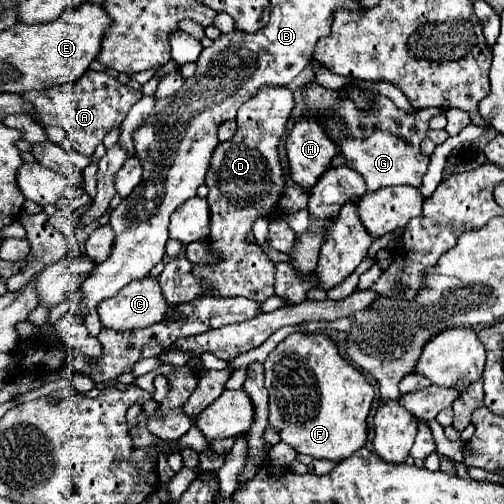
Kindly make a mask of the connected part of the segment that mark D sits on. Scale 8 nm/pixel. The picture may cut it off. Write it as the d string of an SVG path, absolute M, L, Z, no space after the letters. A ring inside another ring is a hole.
M263 86L259 92L239 108L237 112L237 132L231 140L221 142L215 148L215 154L211 158L211 168L207 172L207 186L209 186L209 208L211 208L211 248L221 256L221 262L215 266L193 266L195 276L203 282L211 282L213 290L209 296L245 296L245 298L264 302L269 296L273 296L273 280L275 280L275 264L267 258L267 254L261 250L259 244L247 244L245 234L253 228L253 222L257 218L269 218L271 208L279 202L285 180L283 180L283 168L279 162L279 140L285 132L287 118L293 108L293 92L287 86Z

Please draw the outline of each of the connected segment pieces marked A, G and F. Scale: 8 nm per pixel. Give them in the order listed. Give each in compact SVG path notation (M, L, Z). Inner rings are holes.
M85 72L77 82L23 94L23 98L35 106L39 122L45 126L61 124L67 132L67 138L71 140L71 150L83 156L93 154L95 146L105 138L111 128L125 120L125 114L141 96L141 90L131 90L129 86L123 86L117 78L107 76L105 72Z
M315 82L307 88L309 112L317 114L327 134L339 144L341 154L347 158L347 166L357 170L367 184L367 190L379 190L385 186L413 186L419 188L427 172L429 158L419 150L421 140L429 130L429 120L437 116L439 108L427 108L417 114L399 110L389 98L375 96L371 112L359 112L339 90L325 90Z
M289 334L265 360L265 388L269 390L269 424L283 442L299 454L341 462L367 444L367 416L373 402L373 388L367 378L345 362L333 340L323 334Z

